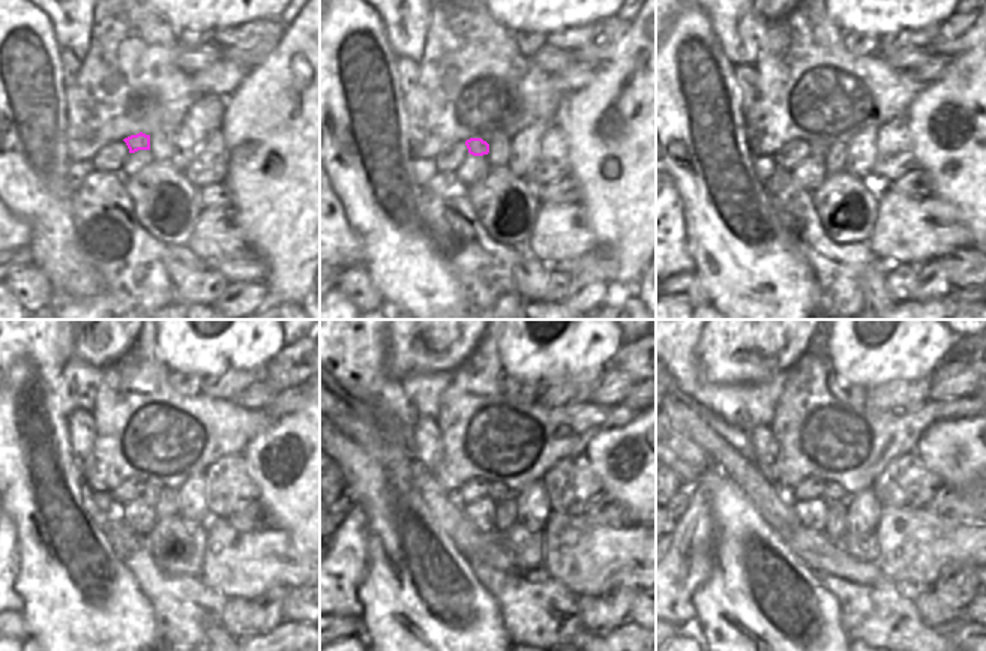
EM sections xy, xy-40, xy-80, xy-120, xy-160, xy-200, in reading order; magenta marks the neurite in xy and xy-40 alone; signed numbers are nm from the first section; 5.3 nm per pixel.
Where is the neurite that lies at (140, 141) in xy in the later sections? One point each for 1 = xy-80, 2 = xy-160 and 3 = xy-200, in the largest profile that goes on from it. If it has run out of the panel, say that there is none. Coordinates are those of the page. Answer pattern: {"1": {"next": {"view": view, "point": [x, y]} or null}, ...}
{"1": {"next": {"view": "xy-80", "point": [817, 147]}}, "2": {"next": {"view": "xy-160", "point": [500, 492]}}, "3": {"next": {"view": "xy-200", "point": [836, 492]}}}

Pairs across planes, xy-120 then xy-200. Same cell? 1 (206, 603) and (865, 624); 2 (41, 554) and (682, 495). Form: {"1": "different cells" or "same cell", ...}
{"1": "same cell", "2": "different cells"}

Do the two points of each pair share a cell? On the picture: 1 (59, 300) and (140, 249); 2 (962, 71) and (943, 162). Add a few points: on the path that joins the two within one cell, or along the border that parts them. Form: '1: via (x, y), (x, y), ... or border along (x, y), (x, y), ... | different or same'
1: via (83, 303), (99, 303), (129, 273) | same
2: via (953, 93), (929, 117), (928, 128), (935, 140) | same

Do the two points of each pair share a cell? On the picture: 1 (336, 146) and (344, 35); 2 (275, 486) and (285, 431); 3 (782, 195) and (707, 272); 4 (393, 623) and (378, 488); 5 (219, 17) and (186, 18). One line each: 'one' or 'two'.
1: one
2: one
3: two
4: one
5: one

